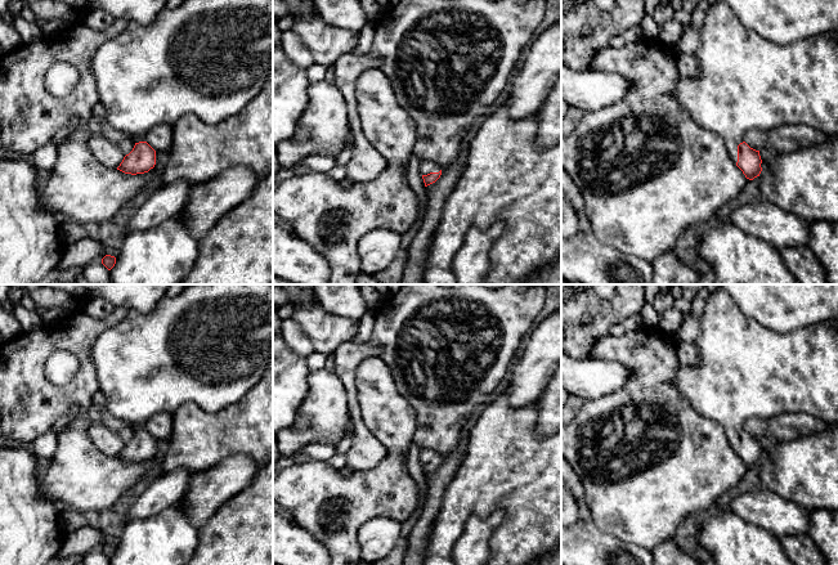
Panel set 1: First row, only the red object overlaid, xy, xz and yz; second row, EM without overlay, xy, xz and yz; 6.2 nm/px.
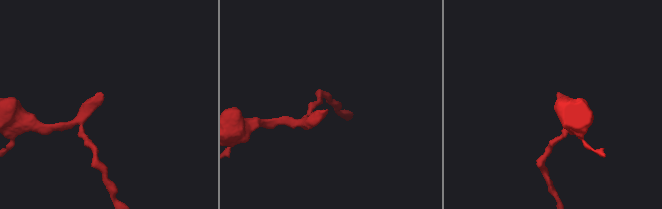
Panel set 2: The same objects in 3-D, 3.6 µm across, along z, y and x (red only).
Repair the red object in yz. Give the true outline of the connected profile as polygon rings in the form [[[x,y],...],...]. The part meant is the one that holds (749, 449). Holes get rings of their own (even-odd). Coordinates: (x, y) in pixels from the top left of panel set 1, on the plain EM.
[[[718,288],[704,302],[694,344],[699,350],[699,364],[680,364],[675,385],[698,413],[723,427],[732,449],[747,467],[753,468],[762,459],[759,439],[744,430],[745,421],[752,417],[771,418],[784,413],[806,413],[828,425],[838,423],[838,318],[779,333],[747,317],[730,295]]]

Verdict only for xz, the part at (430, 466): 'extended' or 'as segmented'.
extended

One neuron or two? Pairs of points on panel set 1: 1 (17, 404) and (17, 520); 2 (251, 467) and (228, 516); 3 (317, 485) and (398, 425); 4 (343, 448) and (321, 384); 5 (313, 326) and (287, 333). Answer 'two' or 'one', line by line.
1: two
2: two
3: one
4: two
5: two

